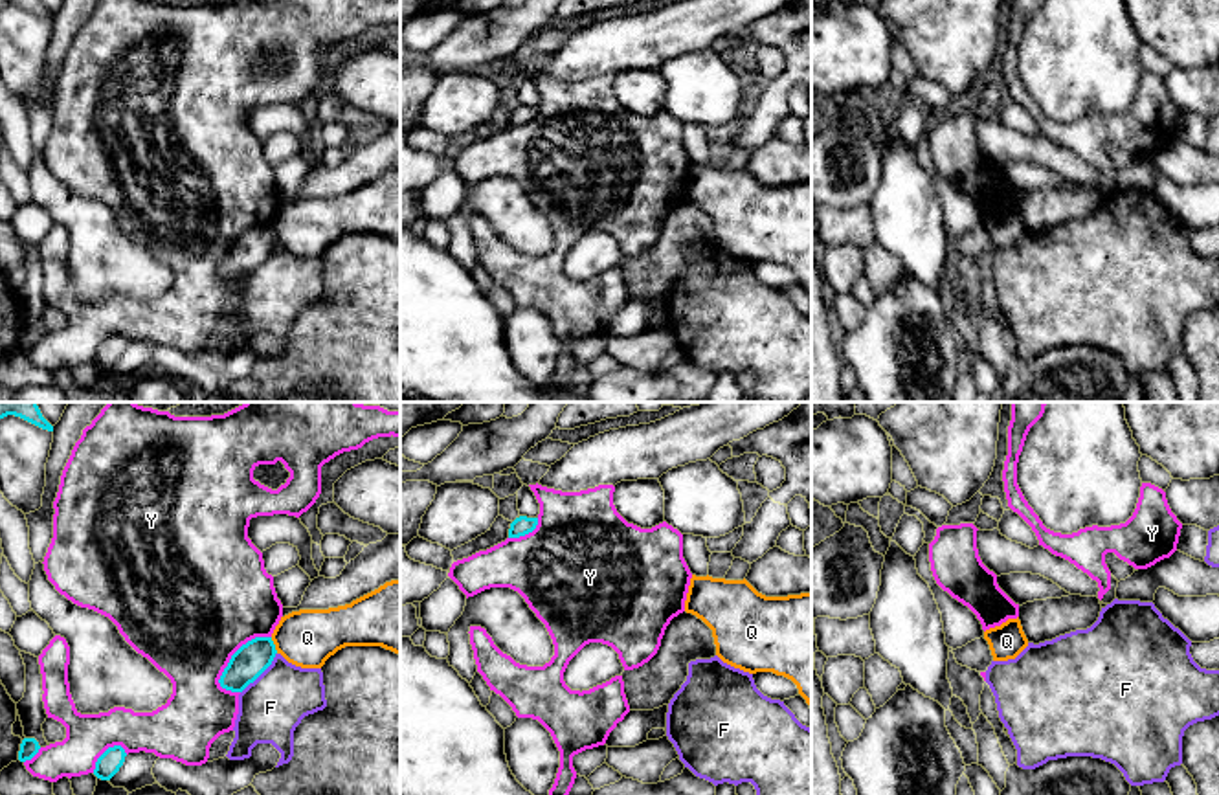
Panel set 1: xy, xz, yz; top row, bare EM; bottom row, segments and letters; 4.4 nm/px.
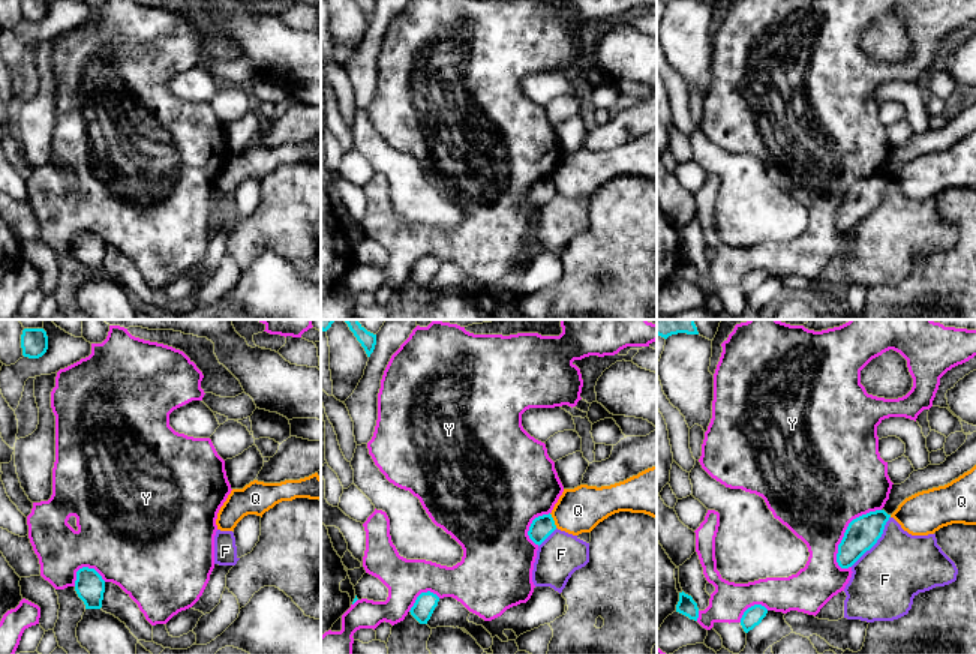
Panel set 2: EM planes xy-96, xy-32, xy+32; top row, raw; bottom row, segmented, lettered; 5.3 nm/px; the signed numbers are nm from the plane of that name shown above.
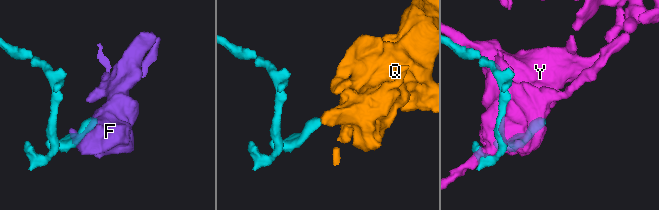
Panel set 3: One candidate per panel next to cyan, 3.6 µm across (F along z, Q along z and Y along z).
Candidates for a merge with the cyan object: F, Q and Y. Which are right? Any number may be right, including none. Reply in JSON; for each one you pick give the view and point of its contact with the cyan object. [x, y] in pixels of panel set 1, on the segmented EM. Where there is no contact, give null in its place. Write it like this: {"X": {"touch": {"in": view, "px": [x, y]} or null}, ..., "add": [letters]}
{"add": []}

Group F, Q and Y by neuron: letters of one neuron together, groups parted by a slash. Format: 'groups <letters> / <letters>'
groups F / Q / Y

